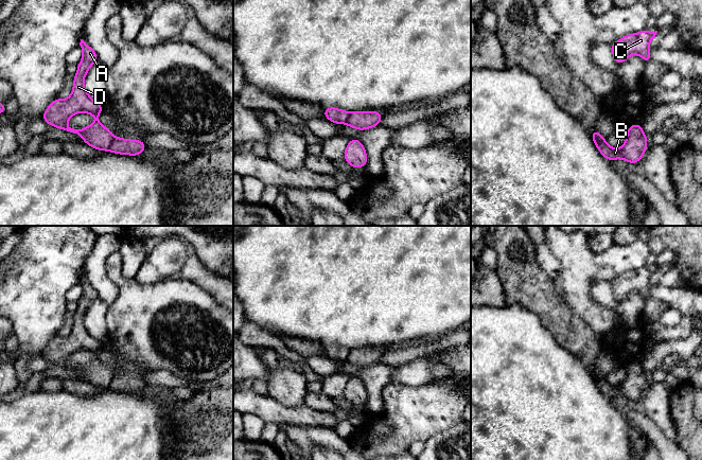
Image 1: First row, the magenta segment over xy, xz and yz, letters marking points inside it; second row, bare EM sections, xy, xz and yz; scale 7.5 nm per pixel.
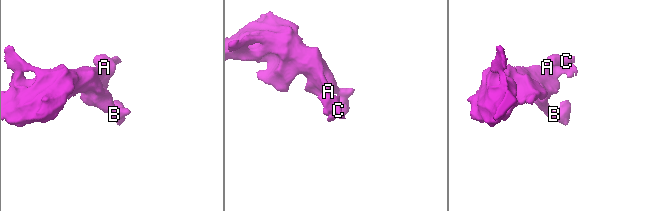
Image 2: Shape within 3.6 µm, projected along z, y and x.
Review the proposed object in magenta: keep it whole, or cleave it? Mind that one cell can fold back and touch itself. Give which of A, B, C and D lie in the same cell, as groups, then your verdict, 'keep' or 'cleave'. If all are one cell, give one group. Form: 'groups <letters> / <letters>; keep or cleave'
groups A C D / B; cleave

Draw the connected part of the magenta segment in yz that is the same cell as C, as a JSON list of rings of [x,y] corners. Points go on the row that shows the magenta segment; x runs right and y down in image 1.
[[[640,31],[635,34],[629,34],[611,45],[613,58],[615,63],[626,61],[632,54],[638,54],[645,64],[651,60],[649,42],[655,37],[657,31]]]

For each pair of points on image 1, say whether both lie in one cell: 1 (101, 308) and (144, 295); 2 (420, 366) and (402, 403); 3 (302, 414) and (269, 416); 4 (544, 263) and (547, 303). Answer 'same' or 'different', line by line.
1: different
2: different
3: same
4: different

